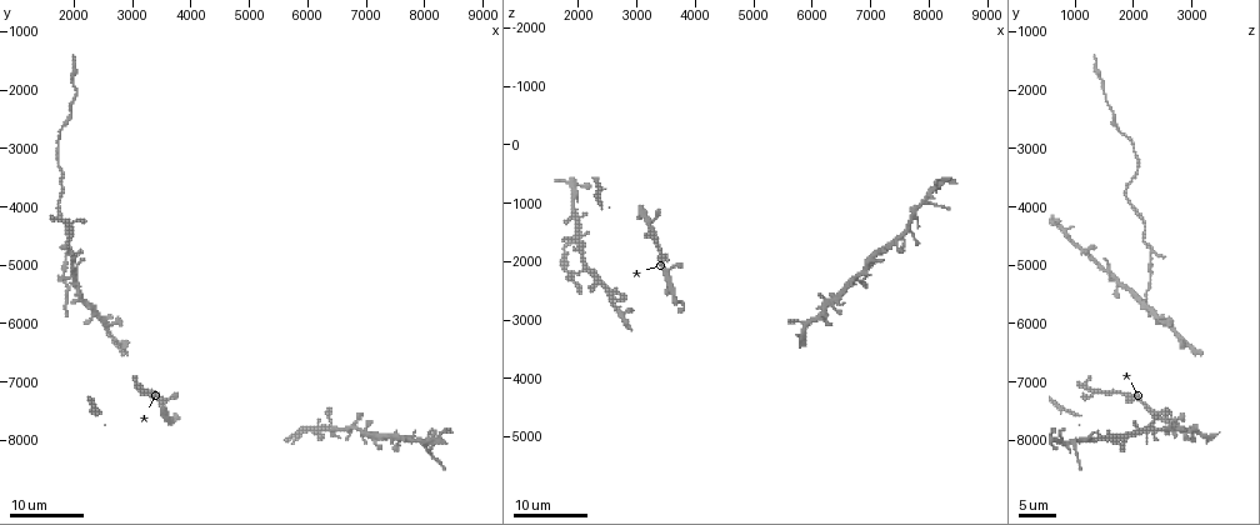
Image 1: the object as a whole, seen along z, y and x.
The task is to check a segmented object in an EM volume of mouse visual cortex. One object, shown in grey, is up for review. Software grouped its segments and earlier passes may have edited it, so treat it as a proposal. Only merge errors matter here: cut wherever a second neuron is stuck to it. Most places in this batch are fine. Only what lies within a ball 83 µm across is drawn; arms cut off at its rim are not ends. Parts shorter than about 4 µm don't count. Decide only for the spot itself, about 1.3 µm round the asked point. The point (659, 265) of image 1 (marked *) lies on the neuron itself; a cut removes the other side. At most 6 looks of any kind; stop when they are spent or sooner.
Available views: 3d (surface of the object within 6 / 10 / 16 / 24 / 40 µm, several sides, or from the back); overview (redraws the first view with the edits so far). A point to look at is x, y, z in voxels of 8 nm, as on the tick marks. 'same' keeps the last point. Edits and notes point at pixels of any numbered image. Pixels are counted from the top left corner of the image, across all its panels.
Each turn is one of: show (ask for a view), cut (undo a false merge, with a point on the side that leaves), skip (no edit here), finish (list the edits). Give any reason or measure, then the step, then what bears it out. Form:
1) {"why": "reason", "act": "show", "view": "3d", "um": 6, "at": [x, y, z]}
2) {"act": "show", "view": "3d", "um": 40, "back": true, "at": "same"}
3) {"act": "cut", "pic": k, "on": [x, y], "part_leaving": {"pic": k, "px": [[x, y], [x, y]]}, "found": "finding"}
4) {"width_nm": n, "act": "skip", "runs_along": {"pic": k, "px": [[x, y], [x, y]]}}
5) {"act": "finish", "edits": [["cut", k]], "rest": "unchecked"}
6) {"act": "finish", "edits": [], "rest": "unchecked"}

{"why": "thick turns thin", "act": "show", "view": "3d", "um": 16, "at": [3000, 7100, 1100]}

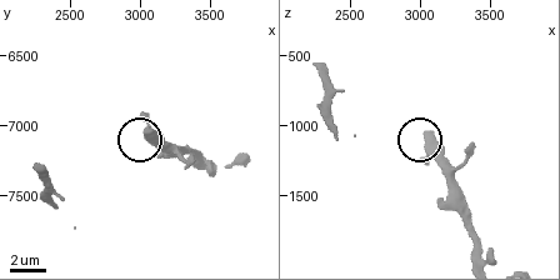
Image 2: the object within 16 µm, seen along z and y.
{"act": "show", "view": "3d", "um": 6, "at": [3080, 7060, 1120]}

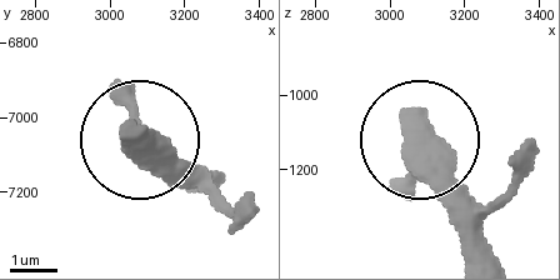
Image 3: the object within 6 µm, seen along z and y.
{"act": "skip", "found": "continuous, no second neuron"}

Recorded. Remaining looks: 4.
{"why": "four-way junction", "act": "show", "view": "3d", "um": 24, "at": [2000, 4850, 1200]}

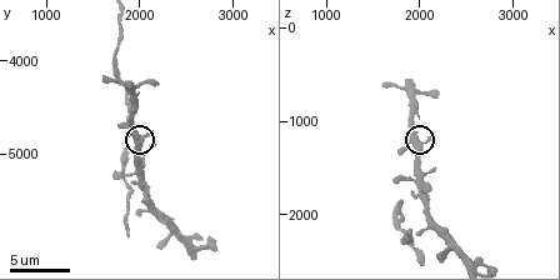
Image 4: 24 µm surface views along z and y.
{"why": "zoom in", "act": "show", "view": "3d", "um": 6, "at": "same"}

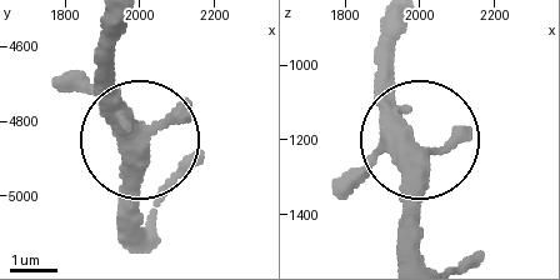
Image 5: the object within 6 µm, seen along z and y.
{"act": "skip", "found": "continuous, no second neuron"}

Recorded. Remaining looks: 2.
{"why": "thick turns thin", "act": "show", "view": "3d", "um": 6, "at": [1900, 4300, 750]}

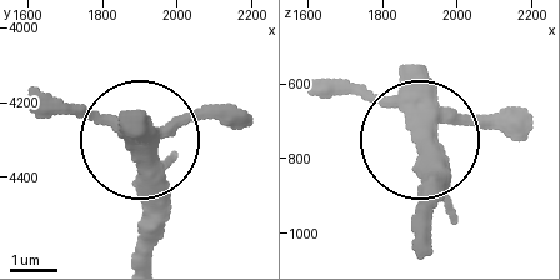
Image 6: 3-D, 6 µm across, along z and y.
{"width_nm": 370, "act": "skip", "runs_along": {"pic": 6, "px": [[426, 238], [419, 143], [379, 103], [335, 86]]}, "found": "one neuron here"}

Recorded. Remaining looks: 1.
{"act": "finish", "edits": [], "rest": "unchecked"}

